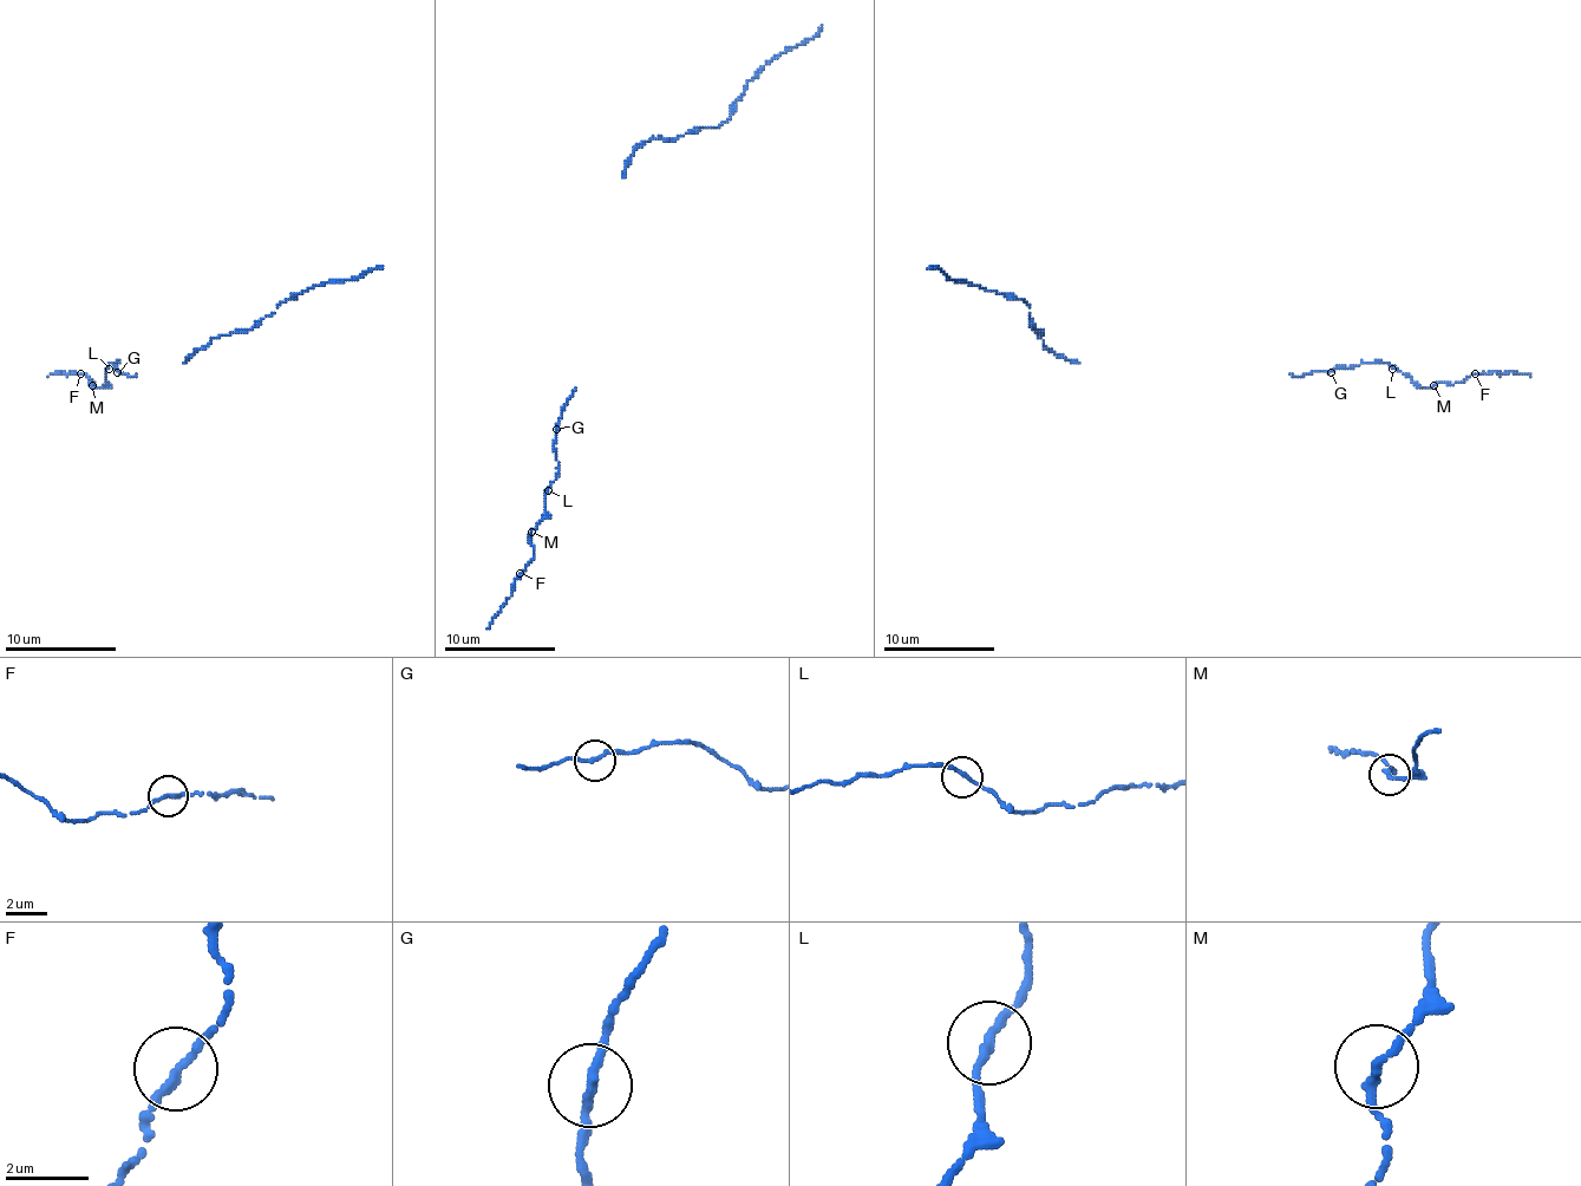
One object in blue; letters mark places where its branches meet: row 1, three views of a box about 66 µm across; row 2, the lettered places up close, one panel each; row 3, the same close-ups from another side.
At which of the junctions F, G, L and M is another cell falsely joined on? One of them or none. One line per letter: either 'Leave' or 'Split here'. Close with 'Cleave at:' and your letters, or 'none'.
F: Leave
G: Leave
L: Leave
M: Leave
Cleave at: none

